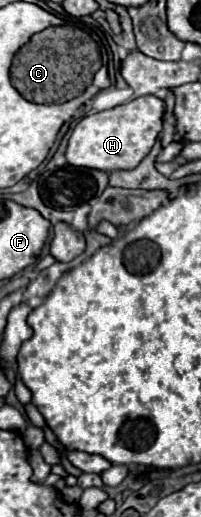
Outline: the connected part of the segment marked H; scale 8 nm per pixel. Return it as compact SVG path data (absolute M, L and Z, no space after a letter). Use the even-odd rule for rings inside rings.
M154 95L138 97L114 109L86 115L70 135L66 147L66 161L74 167L100 169L106 173L118 169L134 169L154 147L156 137L162 131L162 115L164 101Z

